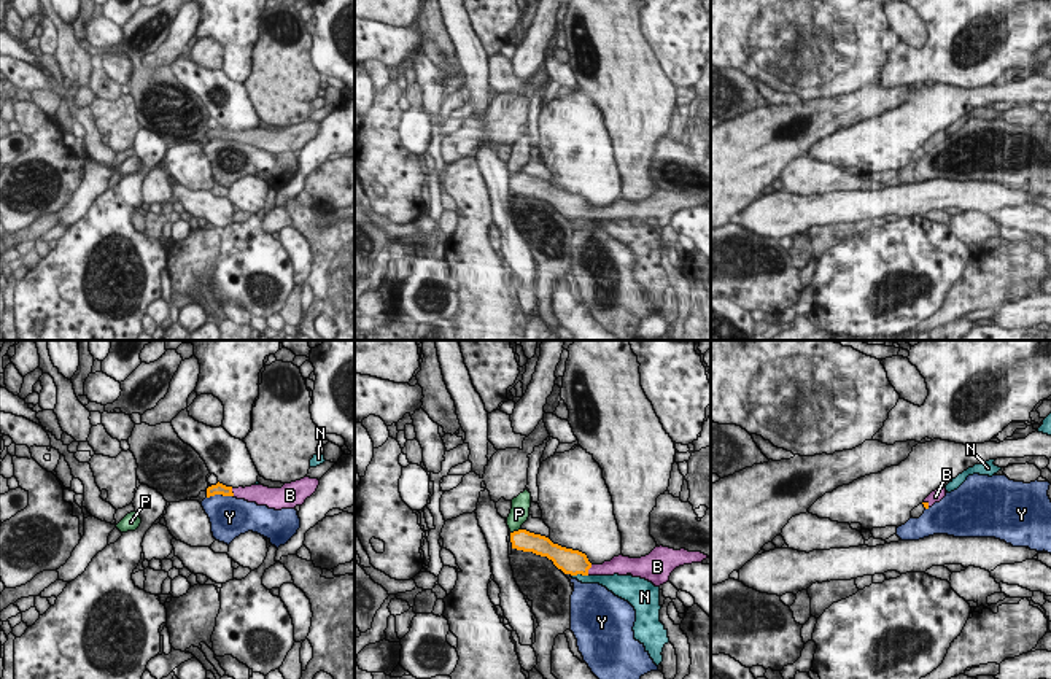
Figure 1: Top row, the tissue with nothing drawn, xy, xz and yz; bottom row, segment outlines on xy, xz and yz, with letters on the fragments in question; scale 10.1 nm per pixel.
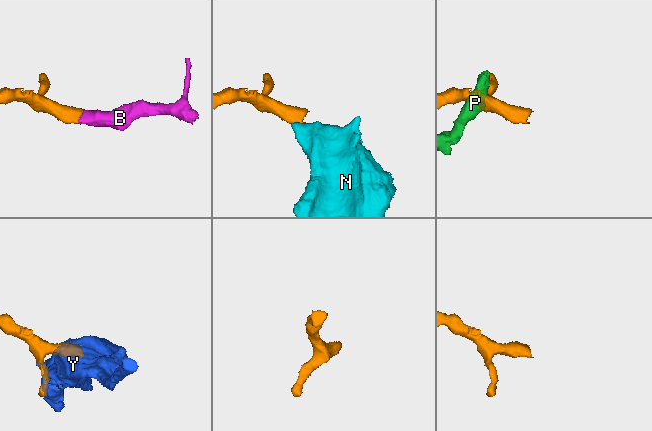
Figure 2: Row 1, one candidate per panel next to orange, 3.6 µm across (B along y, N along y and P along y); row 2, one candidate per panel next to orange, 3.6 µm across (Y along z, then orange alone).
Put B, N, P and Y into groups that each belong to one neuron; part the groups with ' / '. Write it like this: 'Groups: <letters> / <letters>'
Groups: B / N / P / Y

